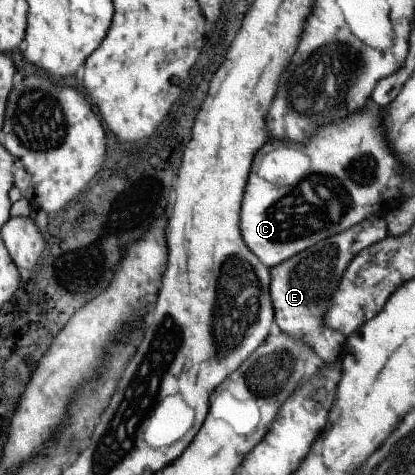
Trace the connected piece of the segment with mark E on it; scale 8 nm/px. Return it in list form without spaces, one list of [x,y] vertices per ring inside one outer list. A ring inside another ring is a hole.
[[[363,219],[363,223],[314,243],[288,260],[268,268],[273,319],[279,331],[298,340],[303,339],[323,361],[333,361],[339,355],[345,335],[324,326],[324,315],[330,305],[331,294],[337,289],[347,264],[355,254],[387,235],[383,219]]]

